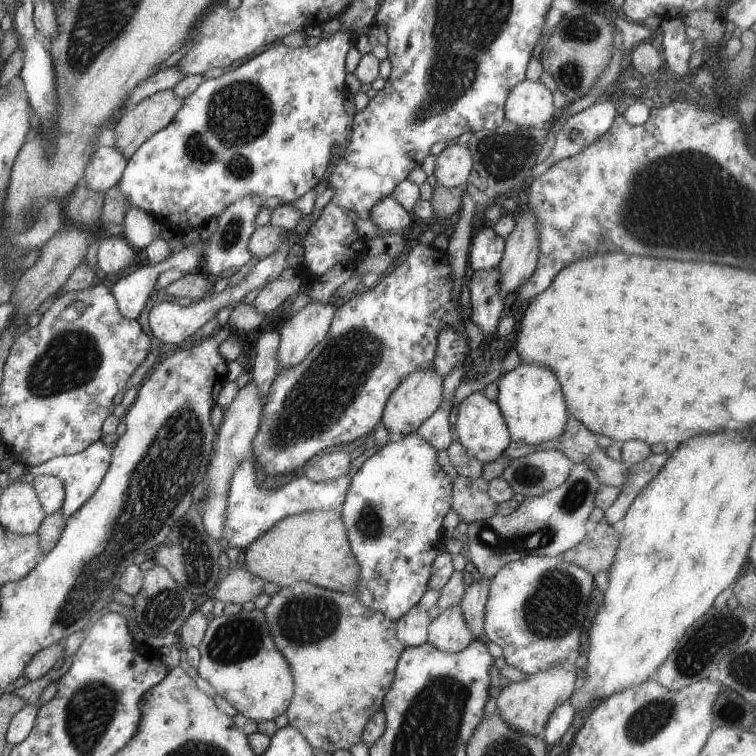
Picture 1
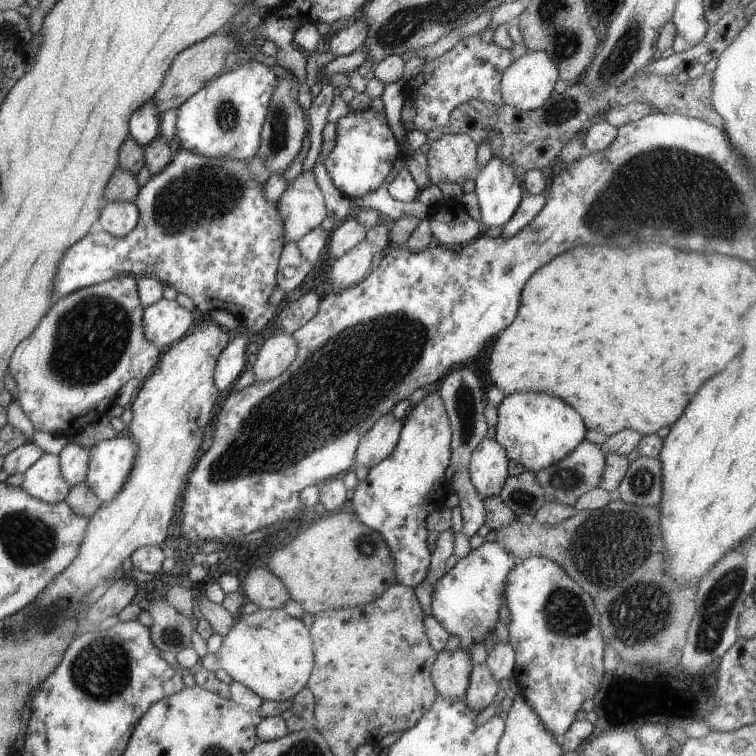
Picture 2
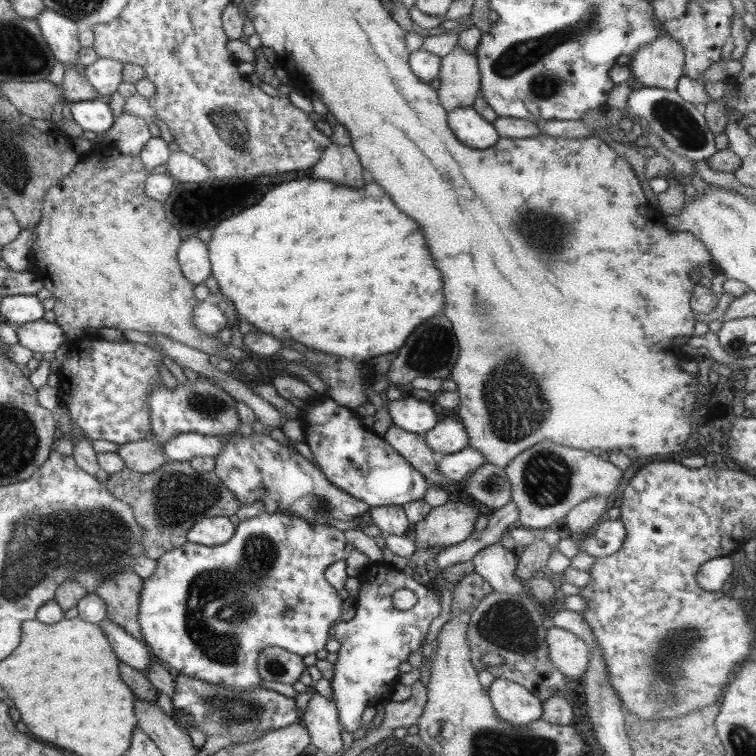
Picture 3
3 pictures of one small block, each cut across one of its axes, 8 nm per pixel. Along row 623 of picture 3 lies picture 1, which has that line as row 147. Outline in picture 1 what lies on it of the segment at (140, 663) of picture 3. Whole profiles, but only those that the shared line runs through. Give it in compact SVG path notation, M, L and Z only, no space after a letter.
M113 146L97 147L87 161L81 183L102 194L119 182L127 160Z

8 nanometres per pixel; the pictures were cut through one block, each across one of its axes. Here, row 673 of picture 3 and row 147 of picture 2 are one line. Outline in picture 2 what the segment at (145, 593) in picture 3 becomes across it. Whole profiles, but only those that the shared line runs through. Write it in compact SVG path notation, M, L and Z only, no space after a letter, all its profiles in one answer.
M243 58L231 70L224 70L177 107L174 135L177 136L177 142L179 142L178 148L183 148L203 158L221 159L227 156L231 160L249 161L259 148L260 130L273 86L275 86L275 73L267 65L255 60Z

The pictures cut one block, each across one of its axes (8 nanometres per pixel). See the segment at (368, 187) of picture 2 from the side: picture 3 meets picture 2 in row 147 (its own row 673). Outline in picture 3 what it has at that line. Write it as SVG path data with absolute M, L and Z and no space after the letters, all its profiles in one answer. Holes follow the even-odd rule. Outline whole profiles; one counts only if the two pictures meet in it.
M383 562L369 564L357 578L359 586L353 618L338 620L330 629L331 637L340 644L329 680L331 700L336 706L339 724L348 733L361 728L361 715L366 708L389 701L400 674L398 664L405 662L411 652L421 651L427 628L440 610L439 598L425 585ZM397 589L411 590L415 594L415 604L409 610L393 608L391 594Z

